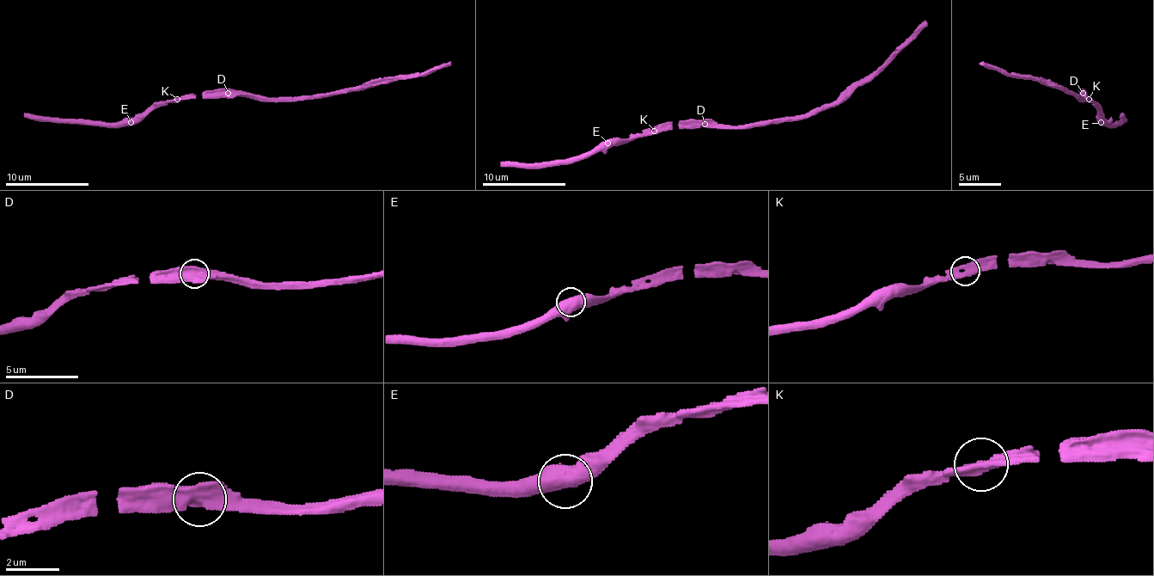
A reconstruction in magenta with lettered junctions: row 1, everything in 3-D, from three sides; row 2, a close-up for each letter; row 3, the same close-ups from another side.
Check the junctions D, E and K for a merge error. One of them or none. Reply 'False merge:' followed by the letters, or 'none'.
False merge: none

